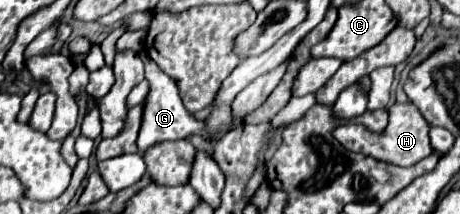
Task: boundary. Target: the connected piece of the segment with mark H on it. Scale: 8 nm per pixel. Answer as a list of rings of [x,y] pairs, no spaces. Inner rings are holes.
[[[395,103],[389,109],[389,125],[381,135],[375,135],[371,131],[367,131],[361,125],[341,125],[335,129],[335,139],[345,145],[351,151],[361,151],[365,155],[371,155],[375,159],[381,159],[385,163],[393,163],[393,165],[401,165],[401,167],[409,167],[415,165],[417,161],[421,161],[423,157],[431,155],[431,143],[429,143],[429,123],[423,119],[423,115],[419,113],[419,109],[413,103]]]

